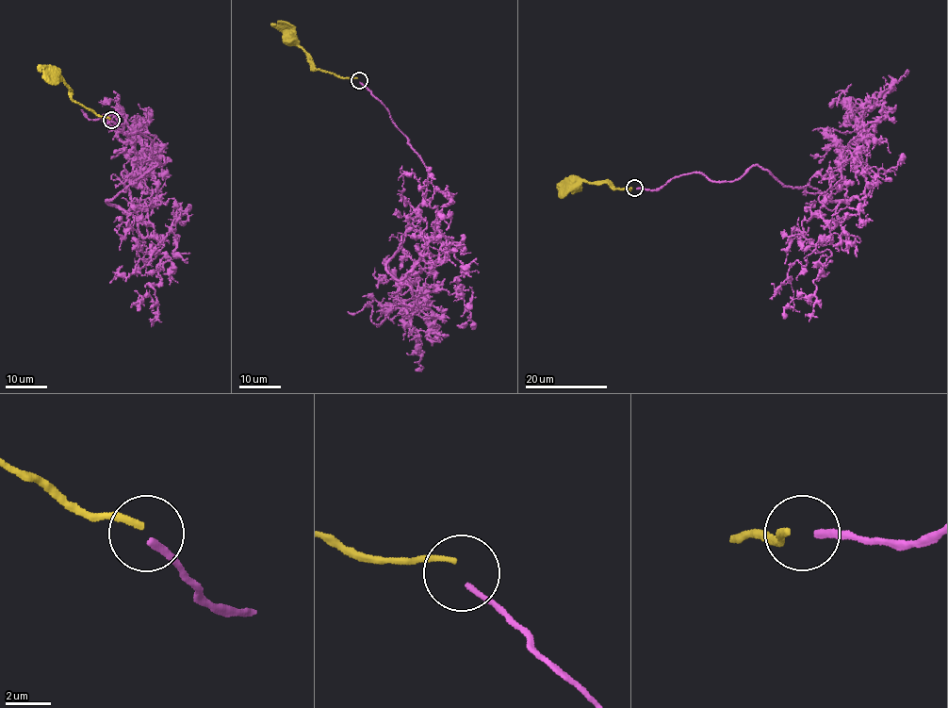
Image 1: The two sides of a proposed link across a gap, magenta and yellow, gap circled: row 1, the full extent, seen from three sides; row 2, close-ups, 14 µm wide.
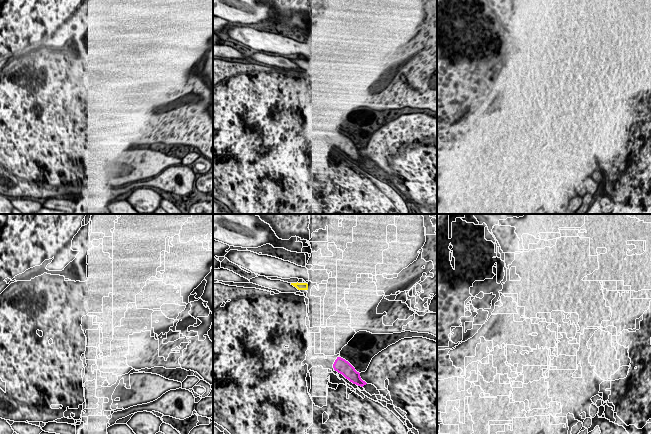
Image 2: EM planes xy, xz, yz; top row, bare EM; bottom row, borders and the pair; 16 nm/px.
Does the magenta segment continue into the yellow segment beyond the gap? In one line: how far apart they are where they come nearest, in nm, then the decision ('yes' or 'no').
1200 nm | yes

